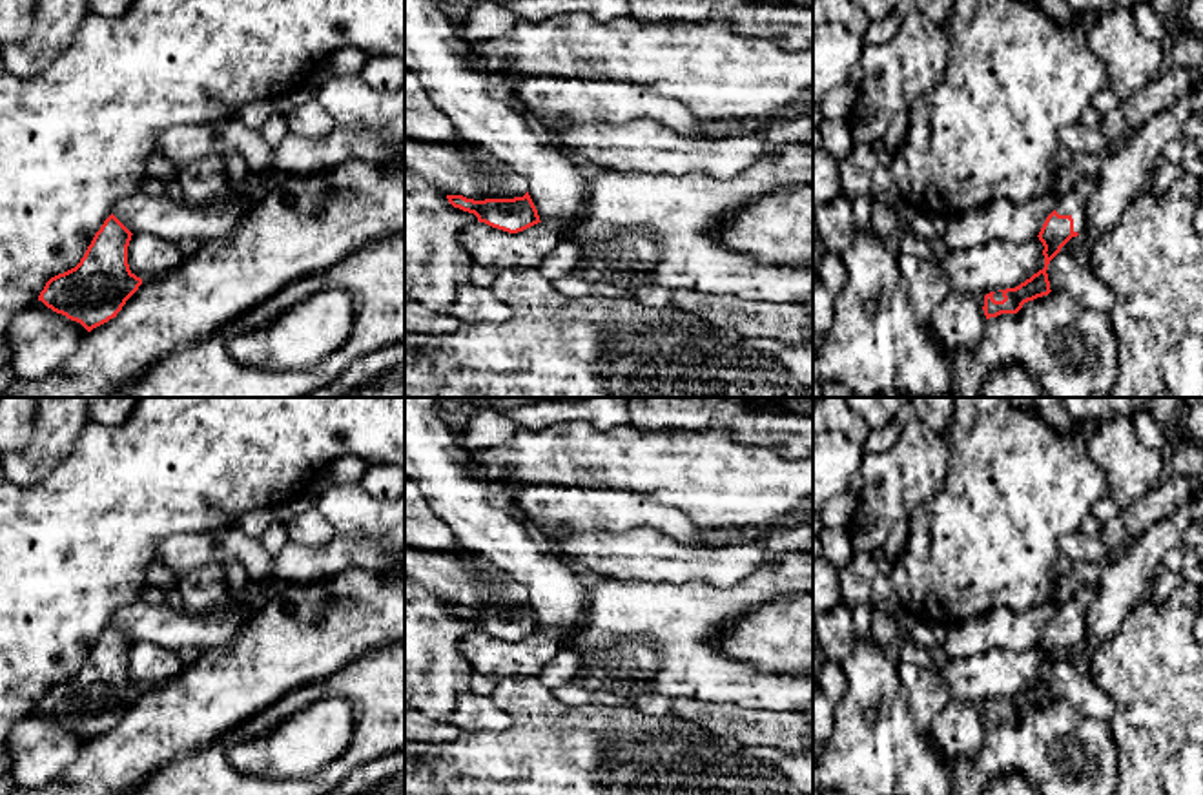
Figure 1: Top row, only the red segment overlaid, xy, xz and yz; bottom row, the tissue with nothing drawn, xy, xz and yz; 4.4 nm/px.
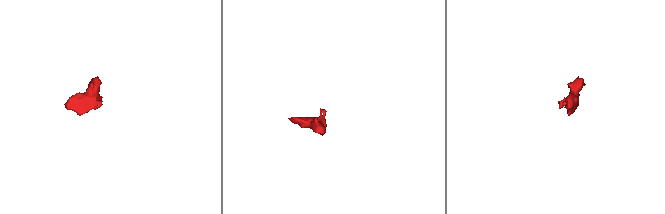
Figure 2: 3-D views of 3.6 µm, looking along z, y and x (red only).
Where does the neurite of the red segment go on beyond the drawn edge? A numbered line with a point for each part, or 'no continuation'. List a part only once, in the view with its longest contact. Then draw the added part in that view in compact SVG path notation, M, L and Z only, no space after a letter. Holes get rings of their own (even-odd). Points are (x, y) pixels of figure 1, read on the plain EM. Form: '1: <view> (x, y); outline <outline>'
1: xz (471, 578); outline M405 543L405 576L447 604L474 609L523 605L527 589L481 552L419 551Z
2: yz (1072, 611); outline M1085 585L1063 605L1057 605L1055 620L1074 627L1074 640L1081 642L1085 635L1085 616L1097 596L1095 585Z

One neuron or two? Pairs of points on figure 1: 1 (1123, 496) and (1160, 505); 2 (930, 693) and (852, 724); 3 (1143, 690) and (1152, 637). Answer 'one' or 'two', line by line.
1: two
2: two
3: one

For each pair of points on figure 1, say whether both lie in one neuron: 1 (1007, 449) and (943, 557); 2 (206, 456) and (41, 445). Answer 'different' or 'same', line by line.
1: same
2: different

